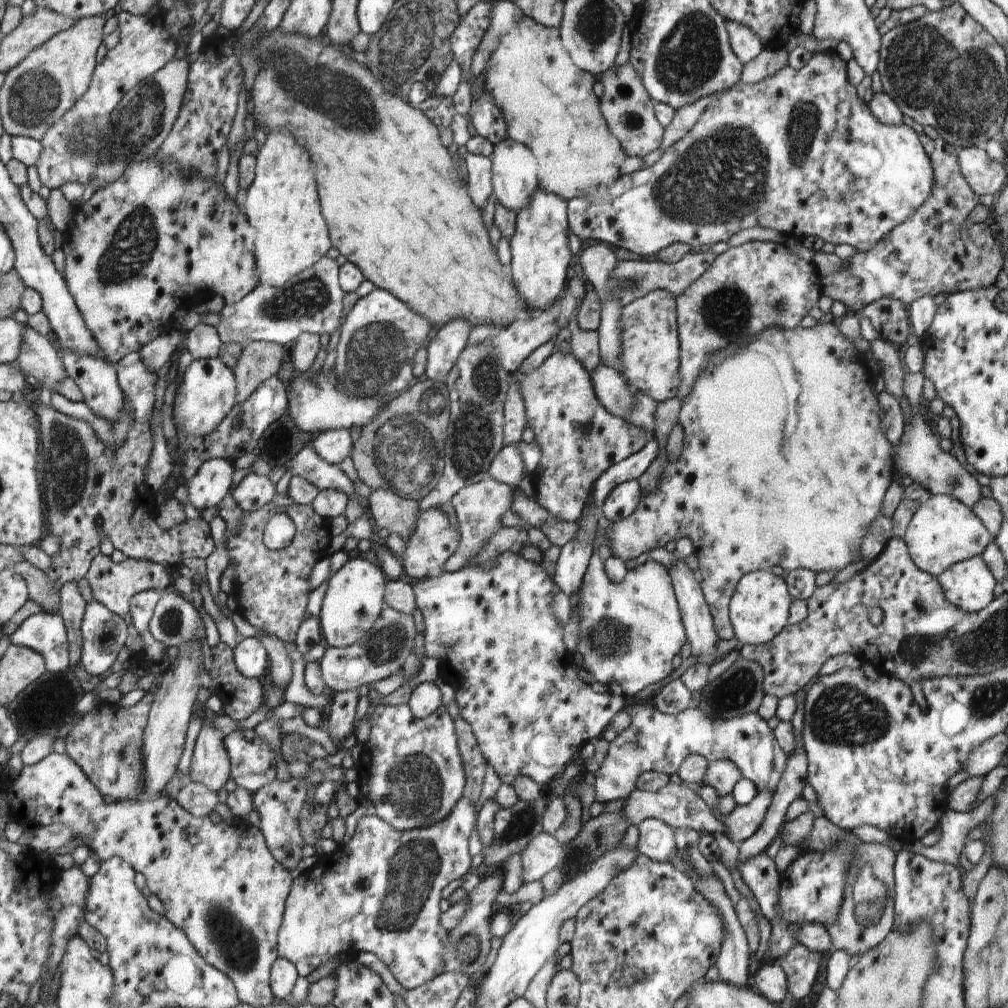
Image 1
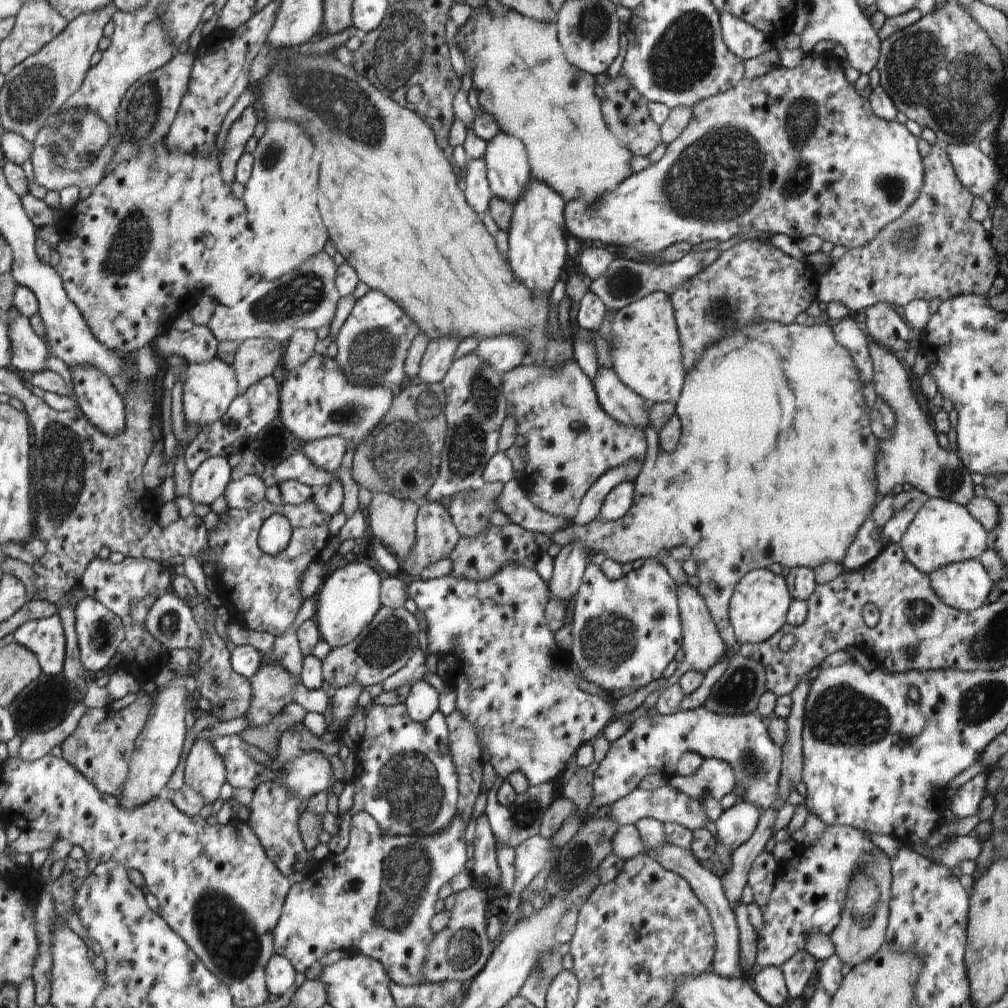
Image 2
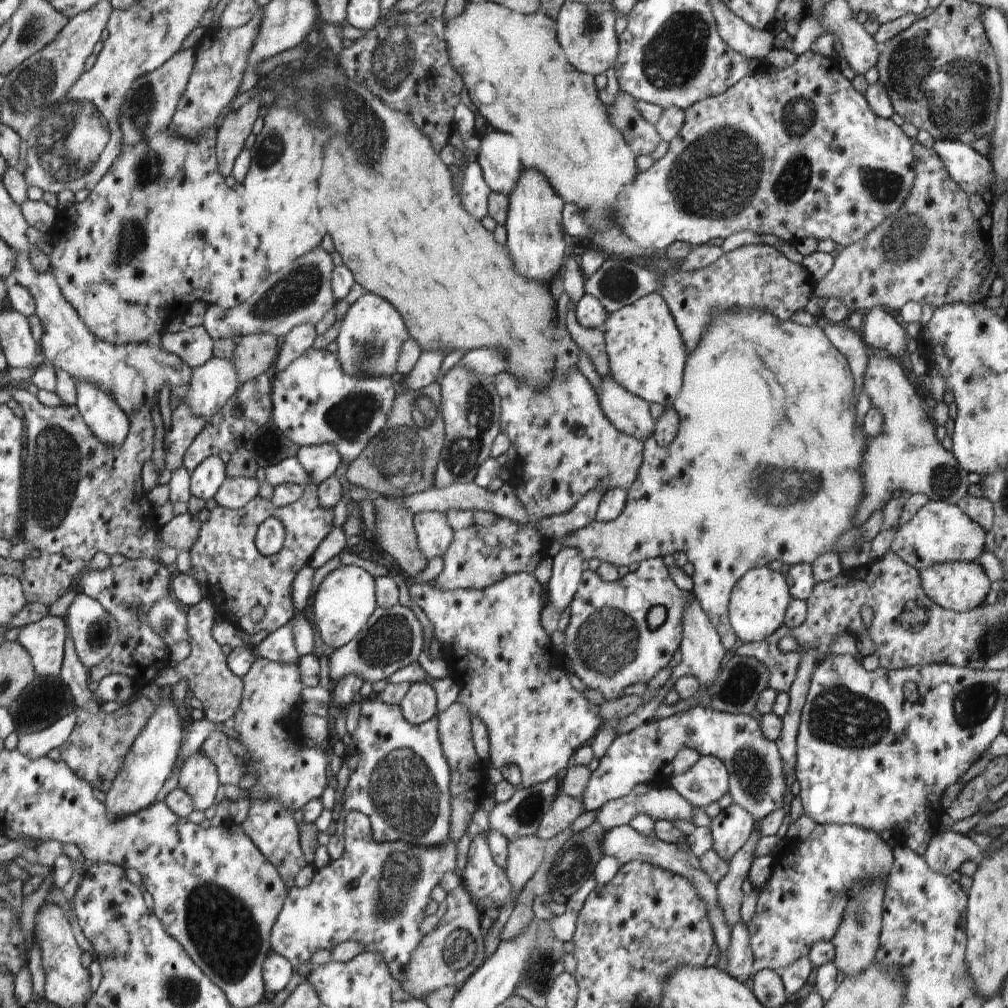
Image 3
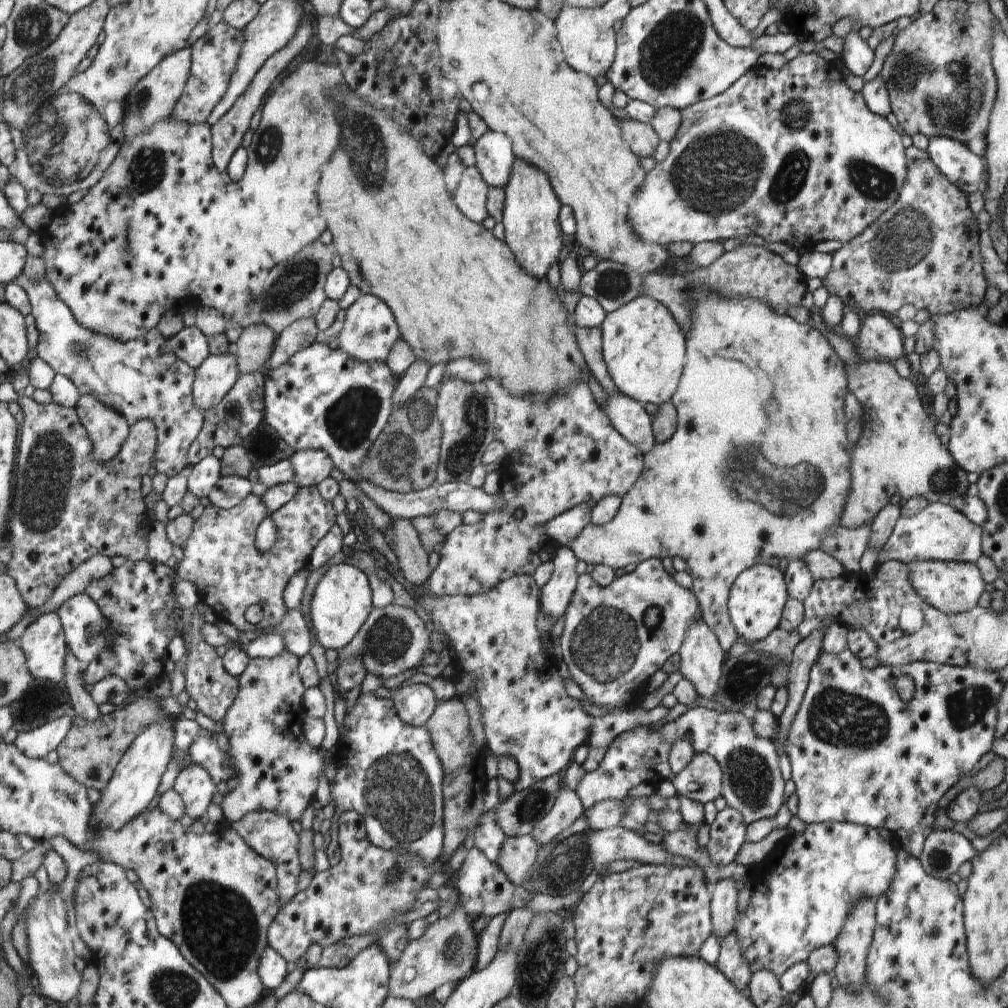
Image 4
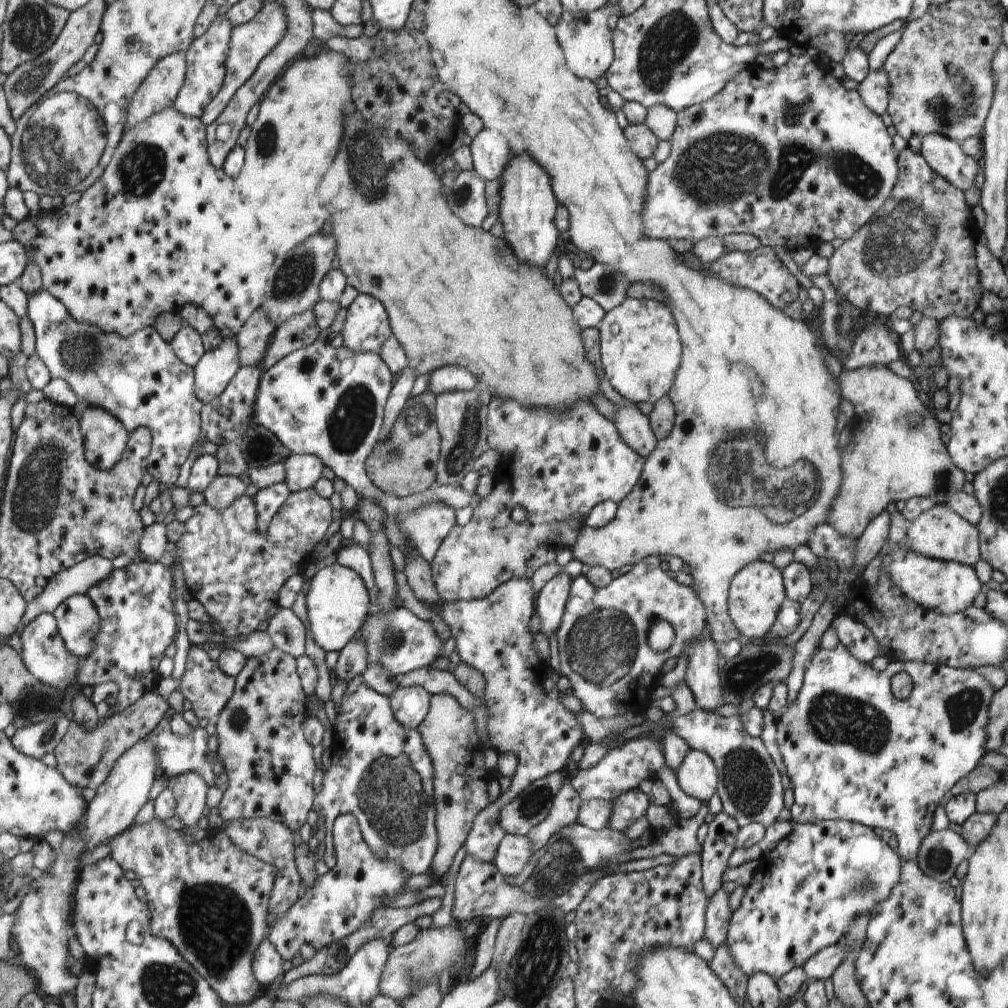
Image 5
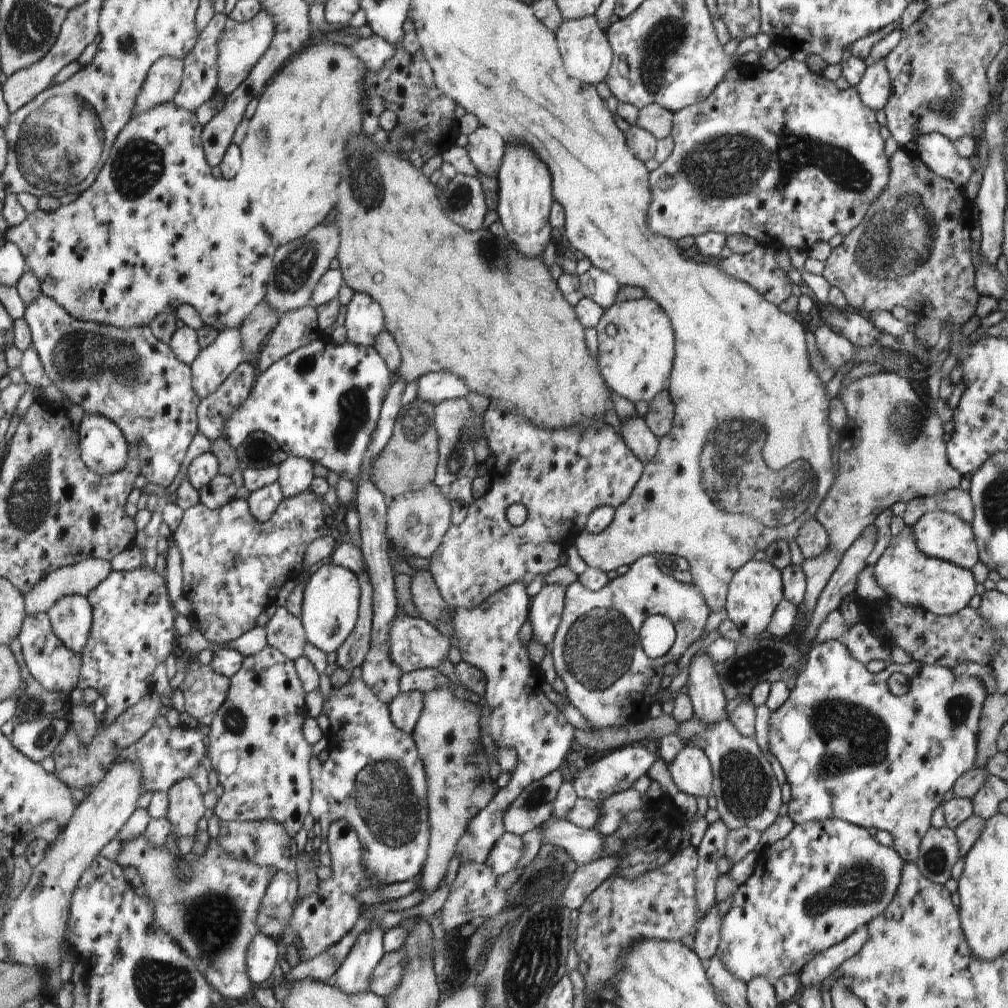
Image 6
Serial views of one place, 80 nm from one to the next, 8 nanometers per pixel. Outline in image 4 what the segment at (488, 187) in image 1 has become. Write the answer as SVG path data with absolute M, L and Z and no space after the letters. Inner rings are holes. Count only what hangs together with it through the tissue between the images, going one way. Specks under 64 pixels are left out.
M475 165L466 167L455 194L452 200L466 218L481 224L489 216L486 209L488 186Z

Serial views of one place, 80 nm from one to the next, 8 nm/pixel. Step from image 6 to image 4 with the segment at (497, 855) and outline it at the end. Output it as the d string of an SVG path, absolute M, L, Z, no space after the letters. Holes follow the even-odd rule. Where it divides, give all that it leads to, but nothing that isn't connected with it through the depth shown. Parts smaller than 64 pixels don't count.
M531 835L508 837L505 843L498 866L514 886L520 886L538 860L540 845Z

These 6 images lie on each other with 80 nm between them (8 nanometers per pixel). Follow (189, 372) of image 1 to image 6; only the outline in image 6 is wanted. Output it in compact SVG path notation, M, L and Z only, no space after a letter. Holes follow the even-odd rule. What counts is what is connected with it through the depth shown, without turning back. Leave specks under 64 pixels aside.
M239 328L220 330L215 342L204 348L192 362L194 390L204 400L244 362L248 362L242 350Z

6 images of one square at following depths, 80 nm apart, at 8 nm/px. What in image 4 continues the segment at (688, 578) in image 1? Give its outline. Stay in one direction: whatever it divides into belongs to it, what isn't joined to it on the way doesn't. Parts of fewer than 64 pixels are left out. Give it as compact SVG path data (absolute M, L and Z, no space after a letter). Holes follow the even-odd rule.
M697 615L694 618L694 622L690 624L690 628L686 630L686 636L684 636L684 641L680 646L680 657L682 657L682 661L680 662L678 672L686 680L694 682L694 688L696 688L699 696L712 699L712 696L716 694L716 690L718 689L721 668L725 662L724 654L723 646L719 642L719 639L716 638L715 632L708 627L708 624L700 615Z

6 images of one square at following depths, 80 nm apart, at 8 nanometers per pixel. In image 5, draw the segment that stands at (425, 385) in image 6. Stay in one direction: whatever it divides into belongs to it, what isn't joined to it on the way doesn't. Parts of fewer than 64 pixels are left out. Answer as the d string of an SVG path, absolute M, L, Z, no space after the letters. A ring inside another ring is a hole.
M449 365L436 369L428 378L427 395L436 396L446 392L464 392L479 387L478 375L464 366Z

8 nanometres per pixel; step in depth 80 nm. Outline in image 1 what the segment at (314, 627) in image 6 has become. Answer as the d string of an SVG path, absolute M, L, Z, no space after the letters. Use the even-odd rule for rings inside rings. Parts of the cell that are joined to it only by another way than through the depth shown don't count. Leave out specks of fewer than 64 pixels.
M358 553L330 578L325 590L319 621L323 642L330 647L347 647L359 641L380 618L385 604L387 581L377 562L363 558Z

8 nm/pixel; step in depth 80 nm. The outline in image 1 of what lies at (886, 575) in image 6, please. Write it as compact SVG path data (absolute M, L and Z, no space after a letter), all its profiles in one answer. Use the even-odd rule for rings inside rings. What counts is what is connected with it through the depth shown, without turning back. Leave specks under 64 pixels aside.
M981 555L957 562L936 578L948 602L963 611L981 611L994 600L997 582Z

